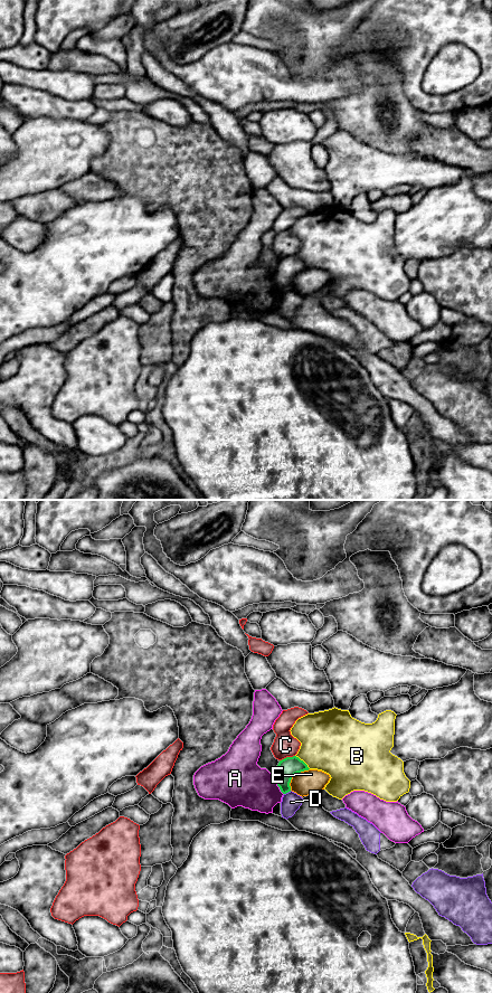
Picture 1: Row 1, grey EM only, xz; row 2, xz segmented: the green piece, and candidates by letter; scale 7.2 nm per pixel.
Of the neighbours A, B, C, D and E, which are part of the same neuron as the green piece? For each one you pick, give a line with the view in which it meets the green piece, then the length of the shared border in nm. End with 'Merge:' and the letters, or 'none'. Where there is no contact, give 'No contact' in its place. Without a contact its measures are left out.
Merge: none

